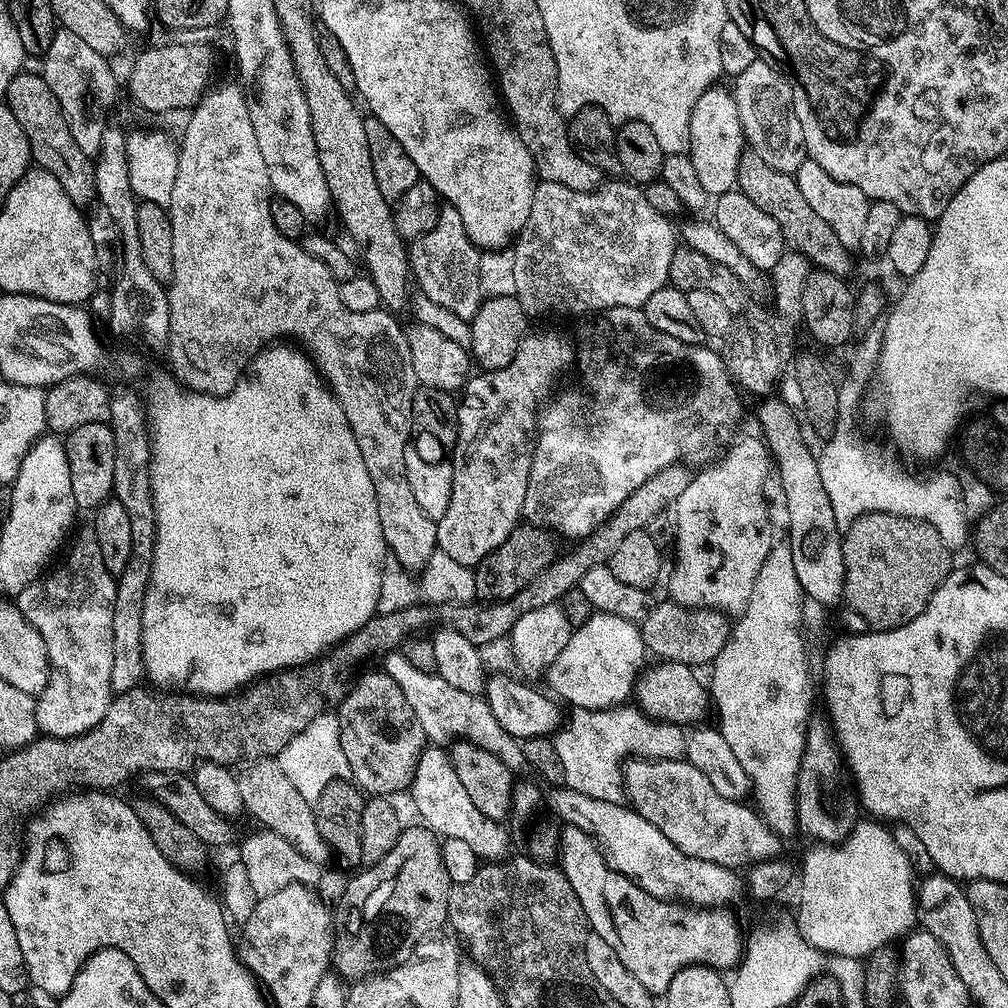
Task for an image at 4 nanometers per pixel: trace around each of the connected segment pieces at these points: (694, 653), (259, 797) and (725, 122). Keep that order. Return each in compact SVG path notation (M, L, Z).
M653 603L650 614L639 625L647 651L670 664L711 665L732 635L729 617L718 608L687 608L684 604L667 603Z
M279 759L253 760L245 763L241 768L236 772L236 781L238 782L238 791L242 793L244 812L247 815L252 815L260 823L259 827L261 829L286 838L286 842L293 844L307 860L313 860L317 866L323 865L323 860L330 856L330 849L322 836L318 834L318 822L316 821L313 805L308 804L306 798L302 798L302 794L298 794L298 790L294 790L290 778L286 778L286 773L282 770Z
M715 84L707 88L702 97L695 102L690 114L689 156L701 185L712 198L731 192L737 187L737 172L746 150L736 97L729 89L727 91L720 87L721 85Z

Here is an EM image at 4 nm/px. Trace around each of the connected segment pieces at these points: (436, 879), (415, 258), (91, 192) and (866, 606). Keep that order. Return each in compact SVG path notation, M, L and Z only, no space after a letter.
M419 826L420 828L405 827L401 831L398 842L394 842L394 846L390 846L390 850L386 854L382 854L382 858L378 858L378 862L361 867L356 877L349 882L344 888L344 893L340 896L336 908L334 904L334 915L332 917L332 963L335 975L339 976L345 982L359 982L367 980L371 977L380 975L381 972L389 972L391 968L397 968L411 960L416 955L416 947L423 940L435 937L440 927L448 924L448 899L450 898L450 890L453 888L453 882L450 874L446 874L446 868L441 860L440 846L441 841L435 832L427 826Z
M451 206L441 207L438 226L434 226L434 230L430 230L416 240L411 241L408 249L408 261L412 267L415 287L419 291L420 288L424 291L422 293L423 299L450 310L450 314L456 314L462 320L472 321L474 314L478 314L481 304L486 299L484 291L480 288L480 278L478 276L480 254L481 249L477 248L476 243L470 238L470 234L466 234L466 226L462 226L462 214L458 214L458 210Z
M22 70L10 82L3 99L8 108L14 110L14 118L18 118L22 130L26 130L35 167L54 174L54 178L58 178L58 183L62 185L62 190L70 194L76 205L91 205L96 197L96 166L93 157L82 154L78 142L74 142L74 134L70 134L62 106L58 106L58 98L54 98L54 90L46 86L43 75Z
M868 512L865 516L859 516L851 526L843 533L844 545L842 546L842 554L844 555L844 565L846 566L846 574L844 575L844 595L843 599L848 600L847 607L851 611L862 614L865 625L872 630L887 630L897 628L906 622L910 622L914 618L918 618L918 614L922 614L922 610L926 610L926 606L930 602L930 598L934 594L934 590L938 590L940 583L948 577L950 569L953 567L954 561L951 560L950 550L946 546L946 542L942 542L942 538L938 534L938 530L934 530L934 526L930 526L924 520L911 520L905 516L895 516L894 514L886 514L885 512Z

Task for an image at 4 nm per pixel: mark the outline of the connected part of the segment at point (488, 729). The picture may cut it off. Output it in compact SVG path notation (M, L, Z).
M398 650L387 653L382 662L382 670L401 687L406 702L410 702L410 710L414 710L414 718L418 718L425 737L433 745L444 746L456 739L469 740L484 750L490 750L490 754L497 756L507 768L519 770L525 767L521 741L498 726L498 718L494 718L494 712L483 695L459 690L437 672L415 668Z

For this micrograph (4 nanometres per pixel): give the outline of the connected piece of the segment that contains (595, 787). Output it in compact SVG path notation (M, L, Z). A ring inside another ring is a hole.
M572 708L566 719L560 724L558 731L551 737L554 750L558 754L558 762L565 771L564 784L578 794L596 798L602 802L617 802L621 799L624 787L622 761L630 757L655 758L657 760L679 760L684 756L686 748L685 729L668 720L641 715L640 724L620 724L615 728L612 724L603 724L601 713L591 712L585 708Z

